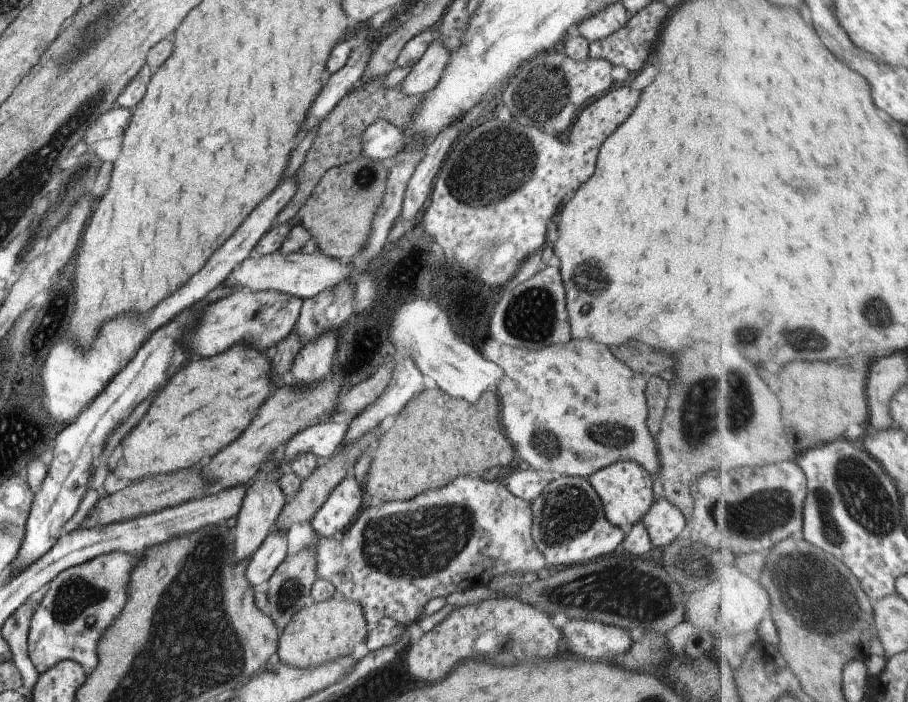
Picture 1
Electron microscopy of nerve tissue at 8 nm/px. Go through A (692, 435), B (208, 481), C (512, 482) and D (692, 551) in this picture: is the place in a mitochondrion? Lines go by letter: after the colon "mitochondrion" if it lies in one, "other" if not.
A: mitochondrion
B: other
C: other
D: mitochondrion

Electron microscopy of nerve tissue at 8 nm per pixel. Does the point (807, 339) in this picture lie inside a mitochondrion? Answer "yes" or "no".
yes

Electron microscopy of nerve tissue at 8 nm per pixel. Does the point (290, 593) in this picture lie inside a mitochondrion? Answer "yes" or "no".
yes

